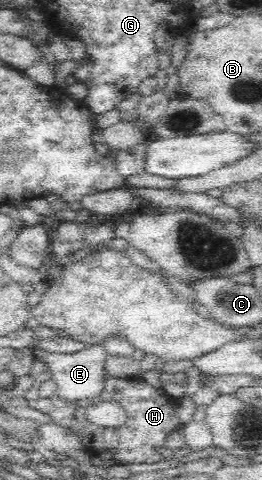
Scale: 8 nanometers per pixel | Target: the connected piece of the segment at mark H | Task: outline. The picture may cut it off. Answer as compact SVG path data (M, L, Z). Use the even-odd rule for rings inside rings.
M34 362L30 369L30 375L34 379L32 387L25 391L24 403L34 406L43 413L52 417L52 422L70 428L81 438L81 443L92 454L101 450L108 450L109 454L119 463L155 463L162 460L158 452L164 446L167 435L177 427L180 419L175 411L177 398L169 396L162 388L152 387L141 378L117 378L111 376L103 367L103 389L97 395L89 395L79 399L77 403L70 399L63 399L56 391L49 397L42 397L39 393L41 383L51 378L51 372L41 362ZM95 402L117 402L127 415L126 421L120 427L103 428L92 424L84 415L85 409Z

